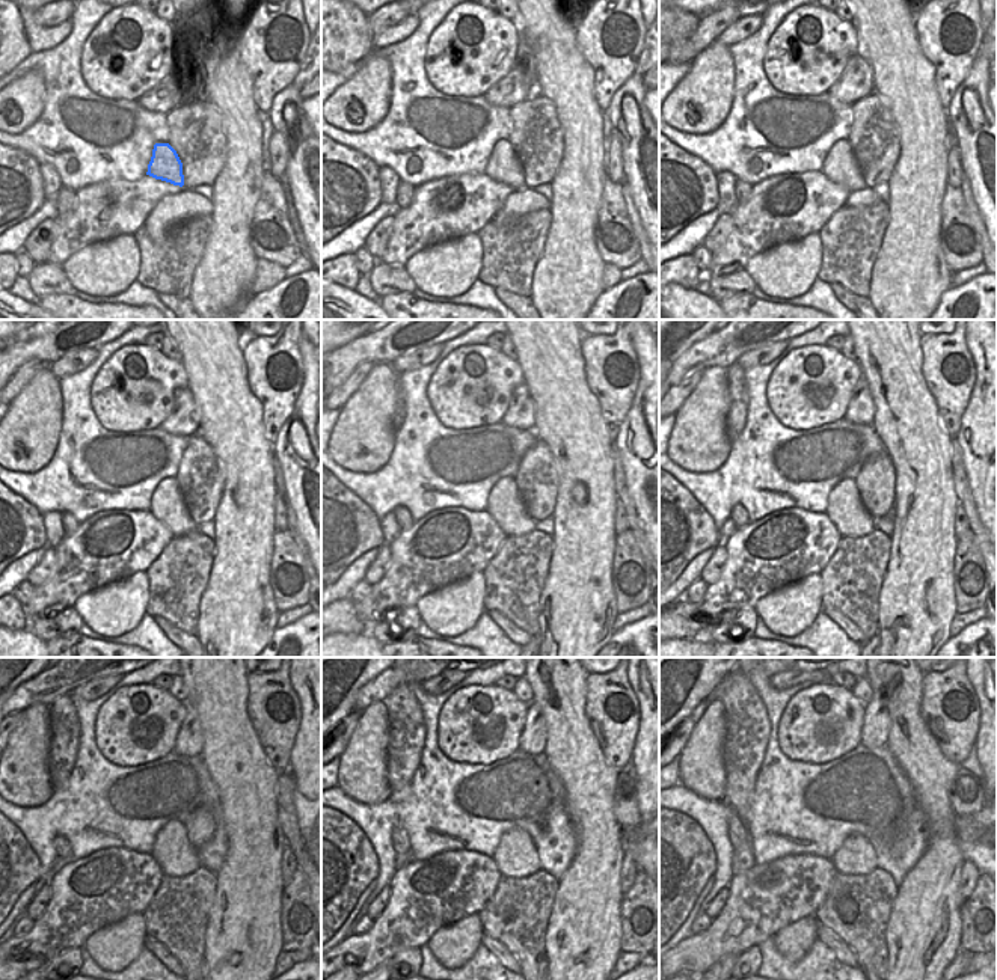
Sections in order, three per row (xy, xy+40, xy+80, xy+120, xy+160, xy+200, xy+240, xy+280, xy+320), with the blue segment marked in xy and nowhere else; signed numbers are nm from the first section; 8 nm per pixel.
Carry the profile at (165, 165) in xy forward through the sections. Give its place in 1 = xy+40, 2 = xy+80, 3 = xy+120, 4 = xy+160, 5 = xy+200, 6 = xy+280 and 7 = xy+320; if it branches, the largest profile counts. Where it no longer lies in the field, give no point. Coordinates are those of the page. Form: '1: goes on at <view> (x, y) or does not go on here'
1: goes on at xy+40 (504, 166)
2: goes on at xy+80 (840, 166)
3: goes on at xy+120 (168, 507)
4: goes on at xy+160 (506, 508)
5: goes on at xy+200 (845, 508)
6: goes on at xy+280 (516, 855)
7: goes on at xy+320 (855, 857)

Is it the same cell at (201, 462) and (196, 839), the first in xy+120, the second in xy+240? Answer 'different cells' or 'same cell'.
same cell

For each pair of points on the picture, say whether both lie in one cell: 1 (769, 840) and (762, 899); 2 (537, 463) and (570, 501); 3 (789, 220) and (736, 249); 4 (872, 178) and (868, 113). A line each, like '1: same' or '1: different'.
1: different
2: different
3: same
4: same

